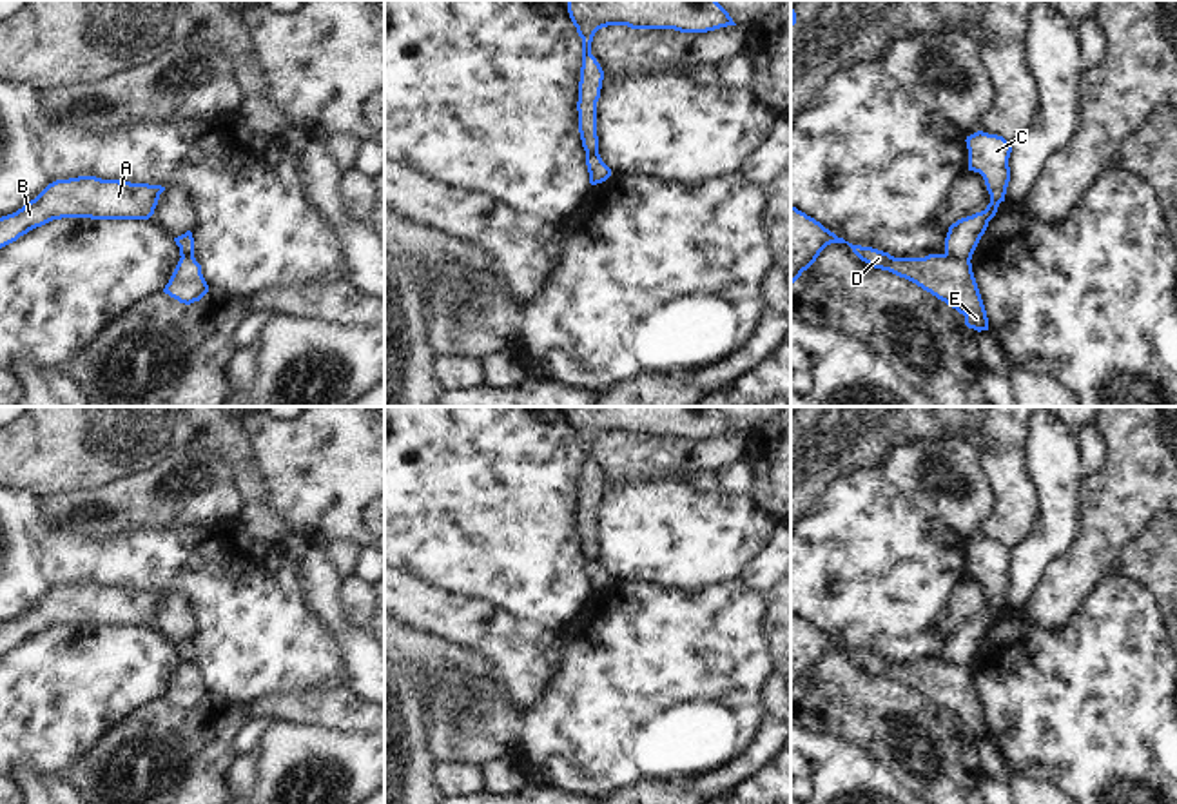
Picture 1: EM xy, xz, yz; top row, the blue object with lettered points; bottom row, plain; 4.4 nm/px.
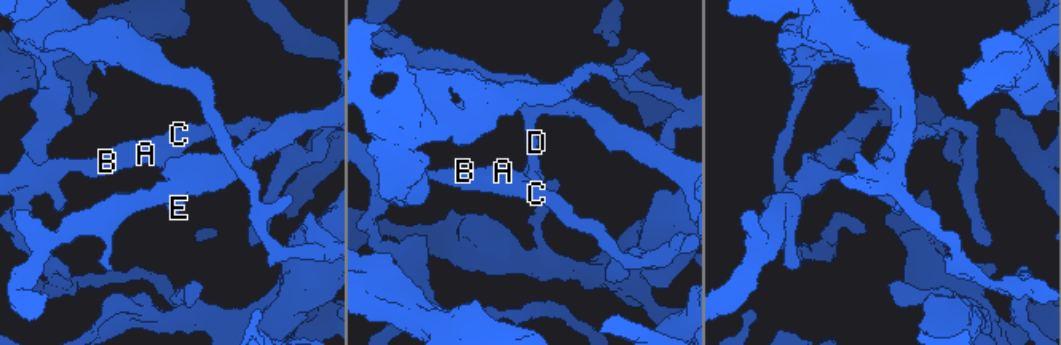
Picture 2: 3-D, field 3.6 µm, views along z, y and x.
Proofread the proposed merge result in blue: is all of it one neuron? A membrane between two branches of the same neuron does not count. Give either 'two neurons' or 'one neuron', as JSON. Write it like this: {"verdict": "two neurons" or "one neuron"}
{"verdict": "two neurons"}

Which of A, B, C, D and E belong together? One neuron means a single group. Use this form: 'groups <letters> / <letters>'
groups A B C / D E

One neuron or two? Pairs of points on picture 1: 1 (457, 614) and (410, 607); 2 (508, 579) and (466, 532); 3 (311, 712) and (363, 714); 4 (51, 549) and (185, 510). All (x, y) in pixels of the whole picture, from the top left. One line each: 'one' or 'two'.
1: one
2: one
3: one
4: two

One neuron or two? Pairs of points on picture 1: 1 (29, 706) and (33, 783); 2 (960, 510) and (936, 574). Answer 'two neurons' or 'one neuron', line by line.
1: two neurons
2: two neurons

